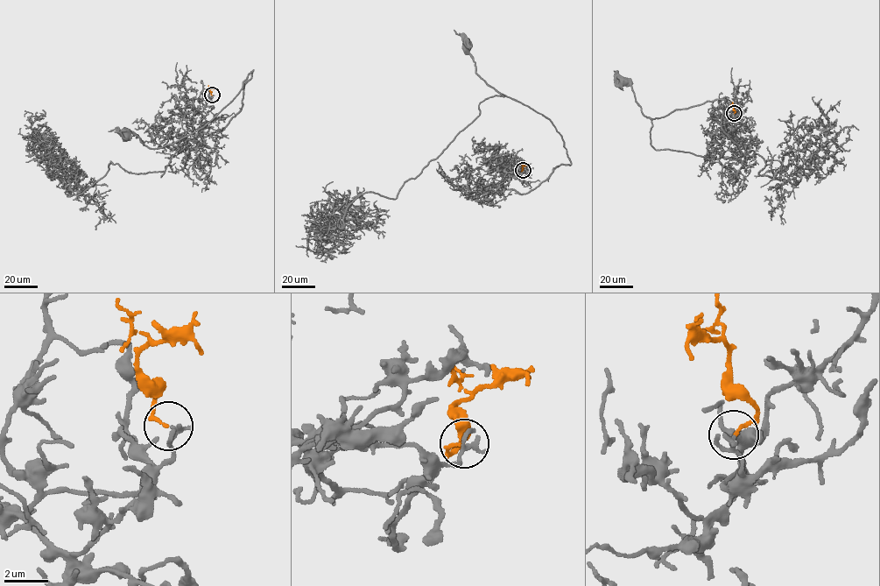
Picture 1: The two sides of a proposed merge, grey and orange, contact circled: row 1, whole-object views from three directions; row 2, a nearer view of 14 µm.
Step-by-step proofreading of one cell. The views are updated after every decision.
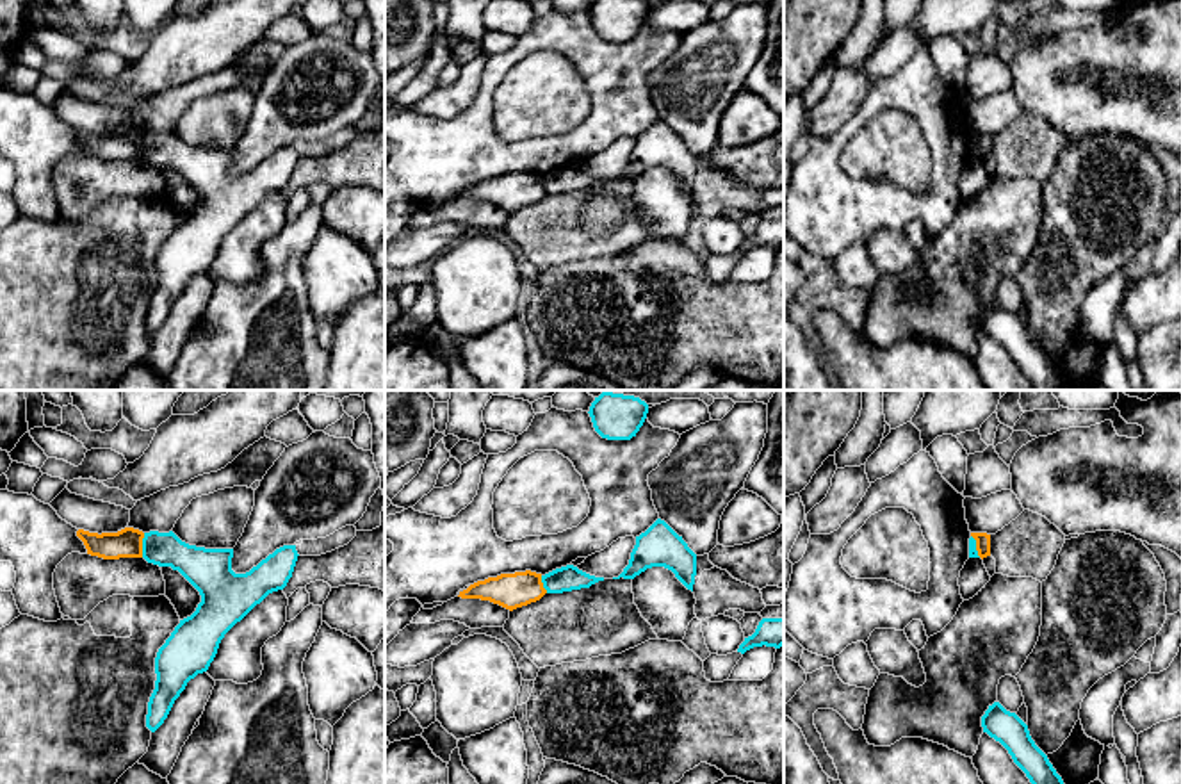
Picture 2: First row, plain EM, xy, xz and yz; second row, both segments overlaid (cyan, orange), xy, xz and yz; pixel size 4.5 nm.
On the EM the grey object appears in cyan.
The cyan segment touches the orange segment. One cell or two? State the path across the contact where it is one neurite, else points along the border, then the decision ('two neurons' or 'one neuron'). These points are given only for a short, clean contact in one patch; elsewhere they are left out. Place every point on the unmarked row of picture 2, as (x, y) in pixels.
border xy (145, 134), (141, 157); two neurons

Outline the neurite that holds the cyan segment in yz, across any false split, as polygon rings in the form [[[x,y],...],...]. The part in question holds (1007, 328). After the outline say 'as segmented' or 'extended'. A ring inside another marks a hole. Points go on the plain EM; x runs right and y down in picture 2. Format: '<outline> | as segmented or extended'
[[[994,303],[981,317],[981,328],[1008,351],[1035,390],[1069,390],[1047,356],[1031,340],[1028,326],[1015,314]]] | as segmented

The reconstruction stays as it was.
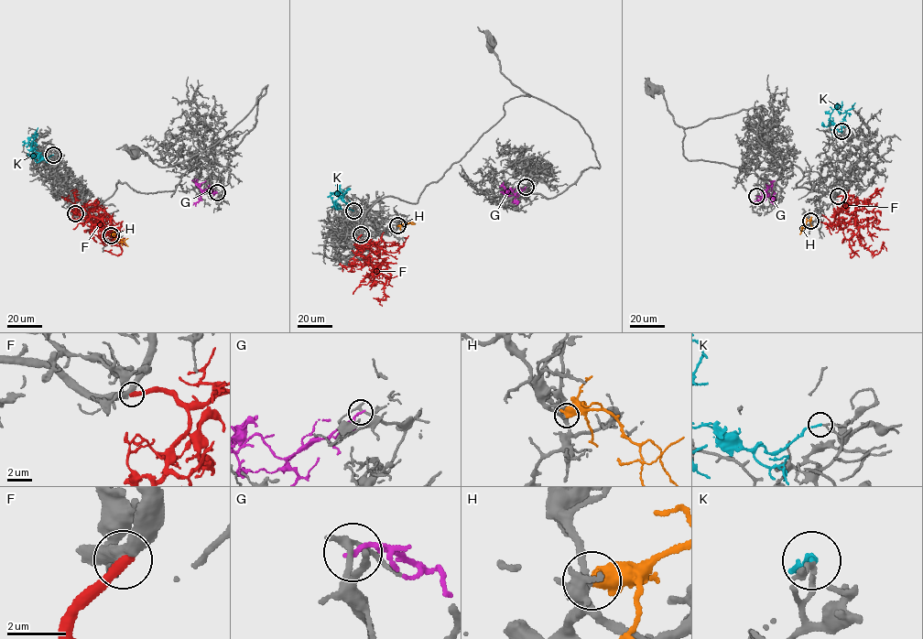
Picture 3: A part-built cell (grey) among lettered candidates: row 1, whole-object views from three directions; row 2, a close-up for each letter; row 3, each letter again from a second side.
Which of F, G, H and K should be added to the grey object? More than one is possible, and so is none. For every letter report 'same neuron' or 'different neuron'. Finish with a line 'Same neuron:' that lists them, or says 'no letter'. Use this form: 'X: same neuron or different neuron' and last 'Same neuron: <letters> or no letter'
F: same neuron
G: different neuron
H: different neuron
K: same neuron
Same neuron: F, K

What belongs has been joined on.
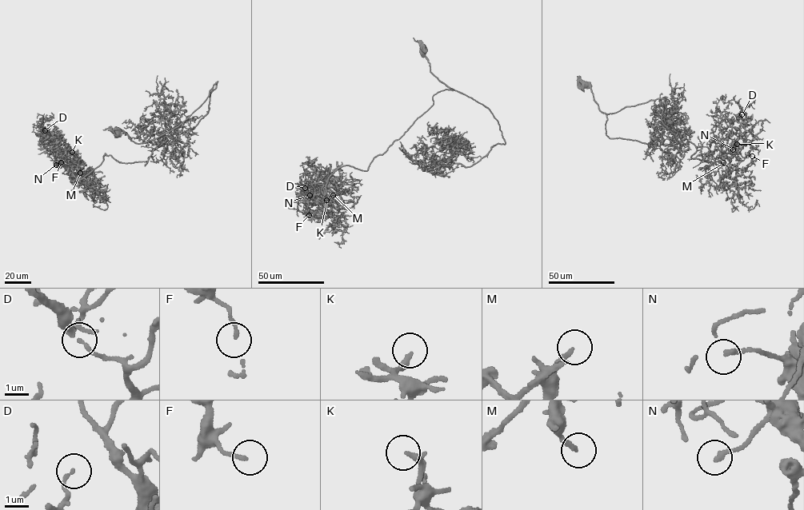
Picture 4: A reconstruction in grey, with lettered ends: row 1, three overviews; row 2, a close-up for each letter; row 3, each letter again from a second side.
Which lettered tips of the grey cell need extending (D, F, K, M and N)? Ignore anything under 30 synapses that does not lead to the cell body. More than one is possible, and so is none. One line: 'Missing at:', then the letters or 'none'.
Missing at: M

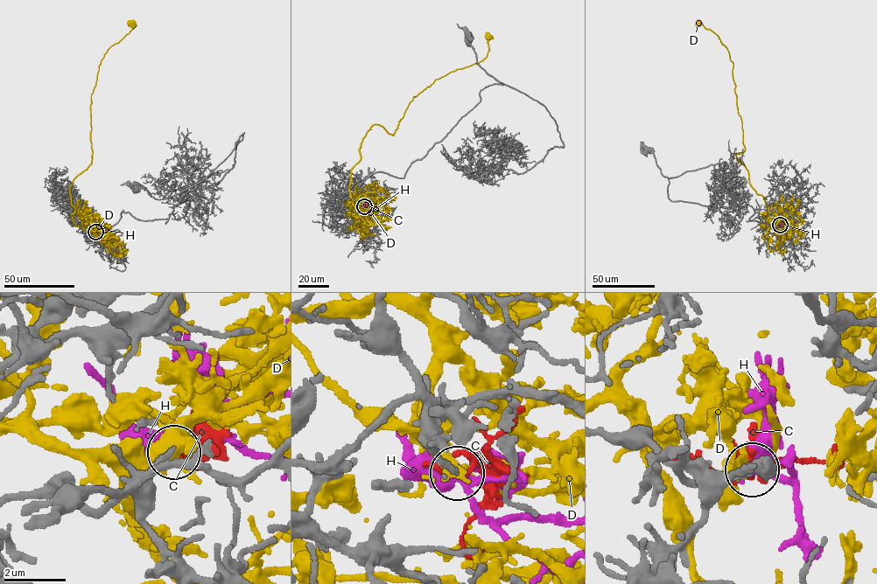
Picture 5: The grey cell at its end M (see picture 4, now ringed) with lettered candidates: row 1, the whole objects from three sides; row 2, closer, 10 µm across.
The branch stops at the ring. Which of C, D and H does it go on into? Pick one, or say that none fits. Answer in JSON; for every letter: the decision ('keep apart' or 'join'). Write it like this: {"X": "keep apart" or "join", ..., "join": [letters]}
{"C": "keep apart", "D": "keep apart", "H": "keep apart", "join": []}

